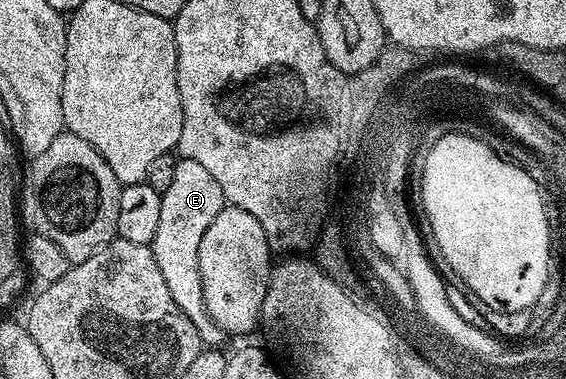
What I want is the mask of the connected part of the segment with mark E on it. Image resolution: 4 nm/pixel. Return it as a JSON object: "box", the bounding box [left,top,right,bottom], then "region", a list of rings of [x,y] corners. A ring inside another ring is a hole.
{"box":[149,158,225,349],"region":[[[180,158],[176,162],[169,189],[161,195],[161,218],[157,225],[157,237],[153,237],[149,244],[157,261],[157,269],[161,269],[161,277],[165,277],[169,297],[173,297],[177,309],[181,309],[184,317],[197,329],[200,344],[211,349],[224,346],[222,343],[225,333],[212,321],[205,309],[197,251],[201,249],[201,237],[205,237],[205,229],[213,225],[217,213],[221,213],[224,205],[221,185],[217,185],[216,179],[202,165],[197,165],[197,161]]]}

